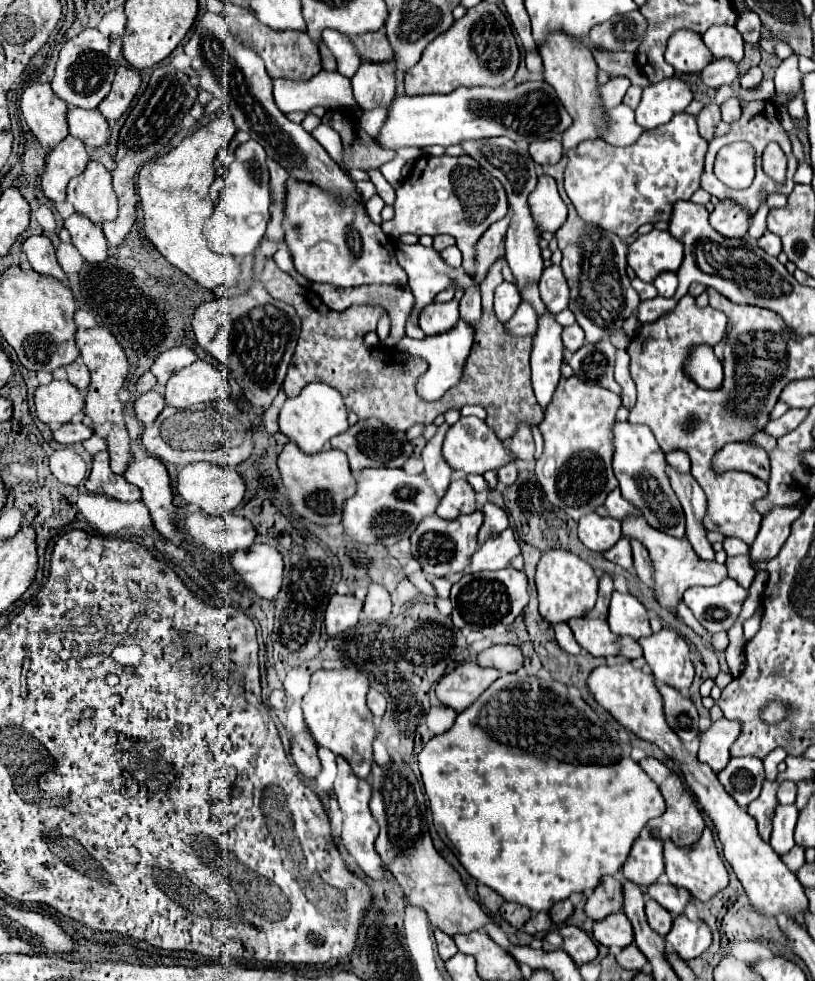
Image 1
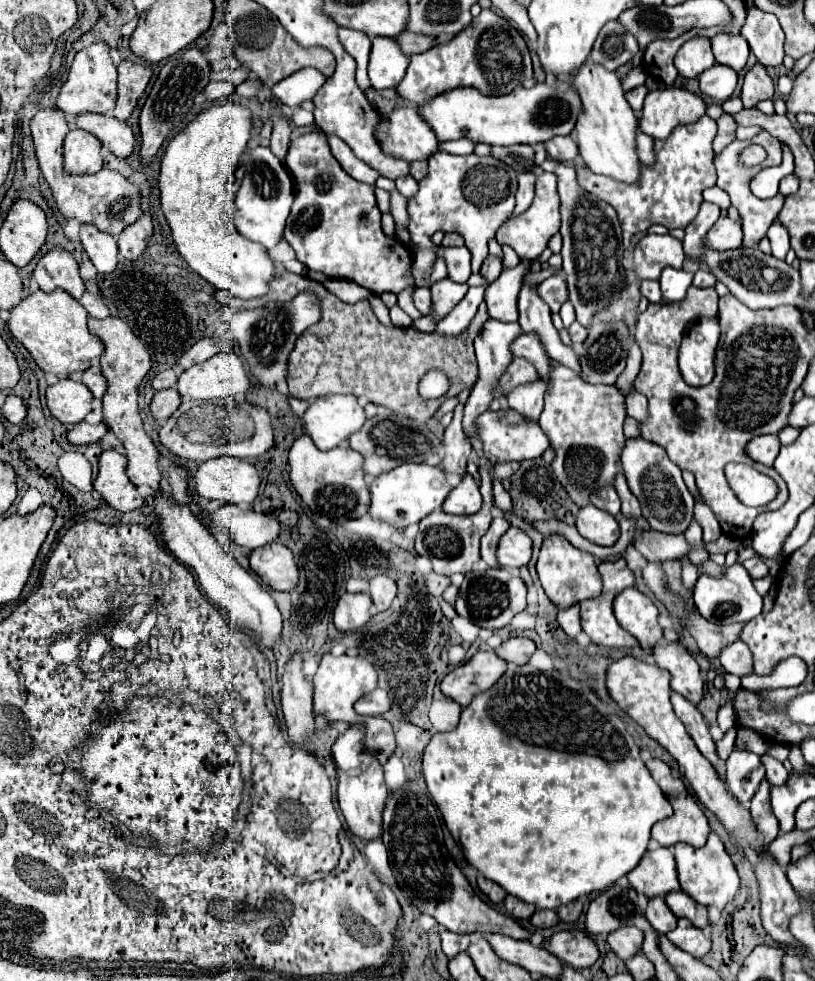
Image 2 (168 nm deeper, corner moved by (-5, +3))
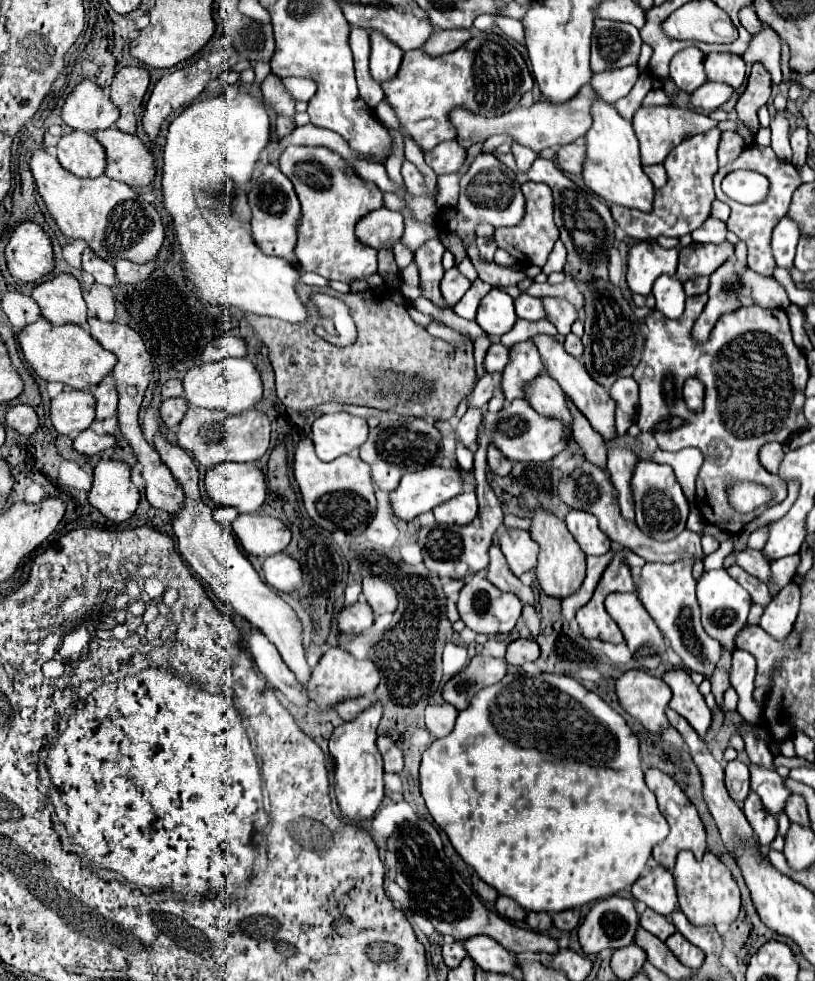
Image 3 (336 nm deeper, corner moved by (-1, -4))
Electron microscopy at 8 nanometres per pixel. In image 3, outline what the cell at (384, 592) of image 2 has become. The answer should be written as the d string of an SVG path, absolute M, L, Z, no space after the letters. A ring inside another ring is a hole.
M379 577L363 579L363 595L371 609L379 613L393 613L397 609L397 591Z

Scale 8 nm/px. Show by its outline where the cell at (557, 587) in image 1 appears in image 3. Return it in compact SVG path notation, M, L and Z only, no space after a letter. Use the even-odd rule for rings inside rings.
M535 509L529 525L529 535L539 543L539 565L537 565L537 579L541 589L551 597L567 597L579 589L585 579L585 555L579 551L575 539L565 527L565 521L555 517L547 509Z

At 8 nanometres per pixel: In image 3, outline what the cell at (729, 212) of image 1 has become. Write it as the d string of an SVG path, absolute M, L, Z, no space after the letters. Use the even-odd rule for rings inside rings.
M723 241L719 245L691 243L687 247L679 247L679 267L675 277L685 283L699 275L711 275L729 257L733 257L733 245L729 241Z

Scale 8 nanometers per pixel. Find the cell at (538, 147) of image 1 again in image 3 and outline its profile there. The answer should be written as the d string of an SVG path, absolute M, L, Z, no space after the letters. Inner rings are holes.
M575 141L571 145L563 145L557 151L557 163L567 173L581 173L587 157L587 147L583 141Z

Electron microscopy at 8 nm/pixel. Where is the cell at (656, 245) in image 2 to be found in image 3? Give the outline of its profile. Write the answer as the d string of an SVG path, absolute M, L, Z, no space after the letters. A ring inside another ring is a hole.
M637 243L627 259L627 285L633 293L649 295L659 275L675 275L677 249L663 249L657 243Z

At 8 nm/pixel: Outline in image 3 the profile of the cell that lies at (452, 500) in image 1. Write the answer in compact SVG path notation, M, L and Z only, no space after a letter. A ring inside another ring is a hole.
M461 493L447 503L435 507L435 519L439 523L453 523L453 525L467 525L477 515L477 497L475 493Z

